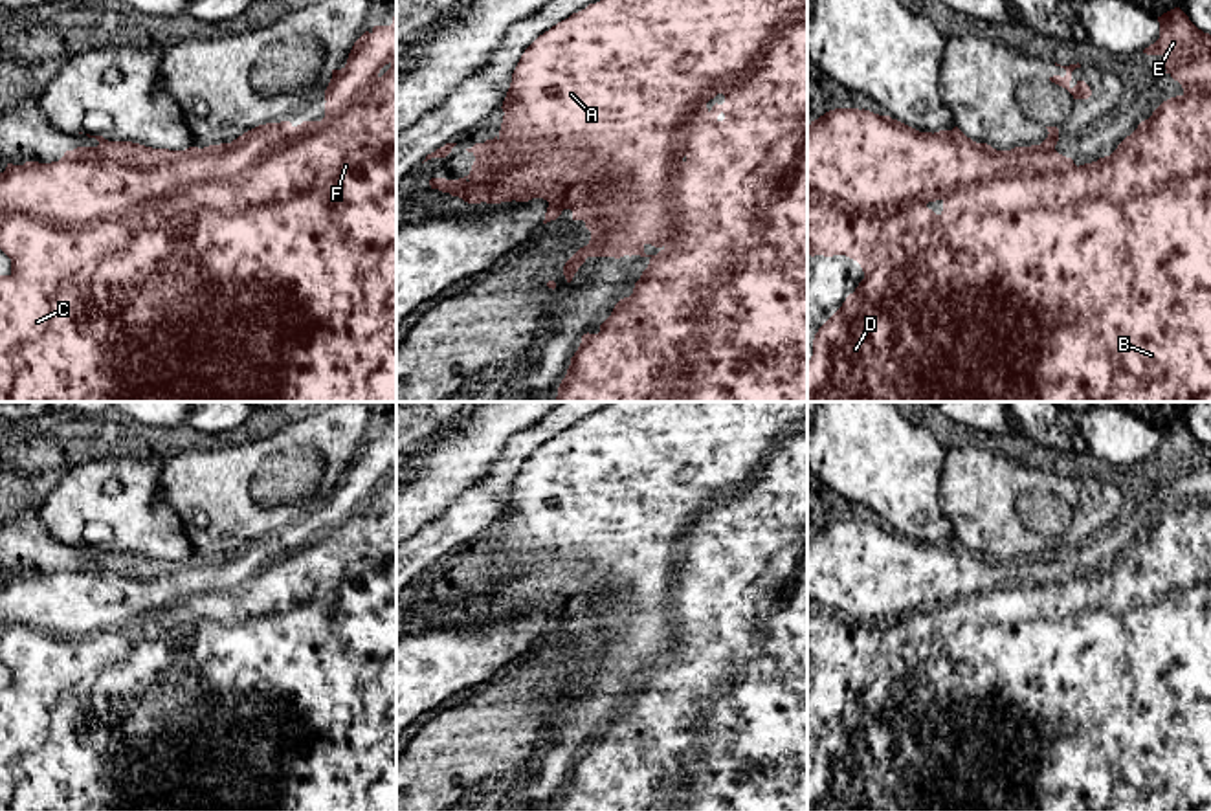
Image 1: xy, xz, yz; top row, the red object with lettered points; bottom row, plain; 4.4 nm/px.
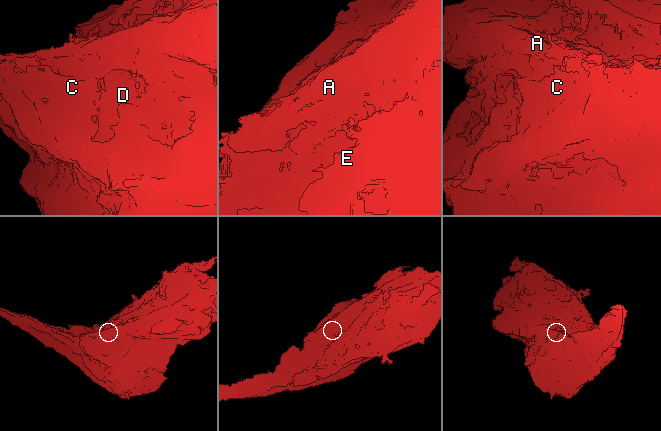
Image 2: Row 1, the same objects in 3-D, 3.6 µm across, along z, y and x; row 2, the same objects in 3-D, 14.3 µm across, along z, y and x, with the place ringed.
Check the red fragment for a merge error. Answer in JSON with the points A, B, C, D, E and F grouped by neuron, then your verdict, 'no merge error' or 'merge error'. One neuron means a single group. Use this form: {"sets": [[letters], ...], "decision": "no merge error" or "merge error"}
{"sets": [["A"], ["B", "C", "D", "E", "F"]], "decision": "merge error"}

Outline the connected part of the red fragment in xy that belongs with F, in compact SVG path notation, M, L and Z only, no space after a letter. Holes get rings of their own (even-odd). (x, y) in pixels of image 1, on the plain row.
M394 426L394 428L393 428L393 435L391 435L391 437L374 437L374 439L372 439L372 442L371 442L371 444L369 444L369 442L365 442L365 444L363 444L363 446L361 446L361 448L360 448L360 450L358 450L358 451L356 451L356 453L354 453L354 457L352 457L352 461L350 461L350 464L349 464L349 470L347 470L347 475L345 475L345 477L343 477L343 479L341 479L341 481L332 481L332 490L330 490L330 494L328 494L328 497L327 497L327 501L325 501L325 512L327 512L327 514L325 514L325 528L323 528L323 530L321 530L321 532L303 532L303 534L301 534L301 536L297 536L297 538L294 538L294 536L292 536L292 534L290 534L290 532L281 532L281 534L266 534L266 536L259 536L259 538L255 538L255 539L251 539L251 541L248 541L248 543L244 543L244 545L242 545L242 547L239 547L239 549L237 549L237 550L233 550L233 552L231 552L231 554L220 554L220 556L209 556L209 558L204 558L204 560L198 560L198 558L189 558L189 560L185 560L185 561L169 561L169 560L152 560L152 558L145 558L145 556L139 556L139 554L132 554L132 552L108 552L108 550L105 550L105 549L103 549L103 547L90 547L90 545L86 545L86 547L88 547L88 549L95 549L95 550L97 550L97 552L99 552L99 556L97 556L97 558L77 558L77 560L73 560L73 561L66 561L66 563L64 563L64 567L62 567L62 569L61 569L61 571L59 571L59 572L81 572L81 571L108 571L108 572L116 572L116 574L119 574L119 576L125 576L125 578L128 578L128 580L138 580L138 582L143 582L143 583L150 583L150 582L158 582L158 583L160 583L160 585L161 585L161 589L163 589L163 593L165 593L165 600L163 600L163 602L161 602L161 604L160 604L160 605L156 605L156 607L152 607L152 609L149 609L149 611L143 611L143 613L139 613L139 615L138 615L138 617L136 617L136 618L132 618L132 620L130 620L130 622L128 622L128 624L123 624L123 626L119 626L119 628L110 628L110 629L108 629L108 631L99 631L99 633L95 633L95 635L88 635L88 637L84 637L84 639L81 639L81 640L68 640L68 639L59 639L59 637L53 637L53 635L50 635L50 633L46 633L46 631L40 631L40 629L37 629L37 628L26 628L26 626L9 626L9 624L0 624L0 661L2 661L2 662L4 662L4 664L6 664L6 666L7 666L7 668L9 668L9 670L11 670L11 684L9 684L9 686L0 686L0 811L396 811L396 426ZM206 569L213 569L213 571L217 571L217 572L218 572L218 574L222 574L222 572L224 572L224 571L231 571L231 569L237 569L237 571L240 571L240 572L242 572L242 576L244 576L244 578L242 578L242 580L240 580L240 582L239 582L239 583L237 583L237 585L235 585L235 587L206 587L206 585L204 585L204 571L206 571Z

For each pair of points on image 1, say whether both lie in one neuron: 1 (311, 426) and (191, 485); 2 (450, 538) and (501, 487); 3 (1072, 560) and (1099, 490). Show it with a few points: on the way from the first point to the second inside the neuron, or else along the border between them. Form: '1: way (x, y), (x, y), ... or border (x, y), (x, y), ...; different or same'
1: way (281, 439), (248, 455), (221, 477); same
2: way (463, 525), (488, 499); same
3: border (1116, 518), (1085, 538), (1068, 540), (1065, 536); different

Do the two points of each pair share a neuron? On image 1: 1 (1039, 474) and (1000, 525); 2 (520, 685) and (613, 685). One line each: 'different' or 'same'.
1: same
2: different

